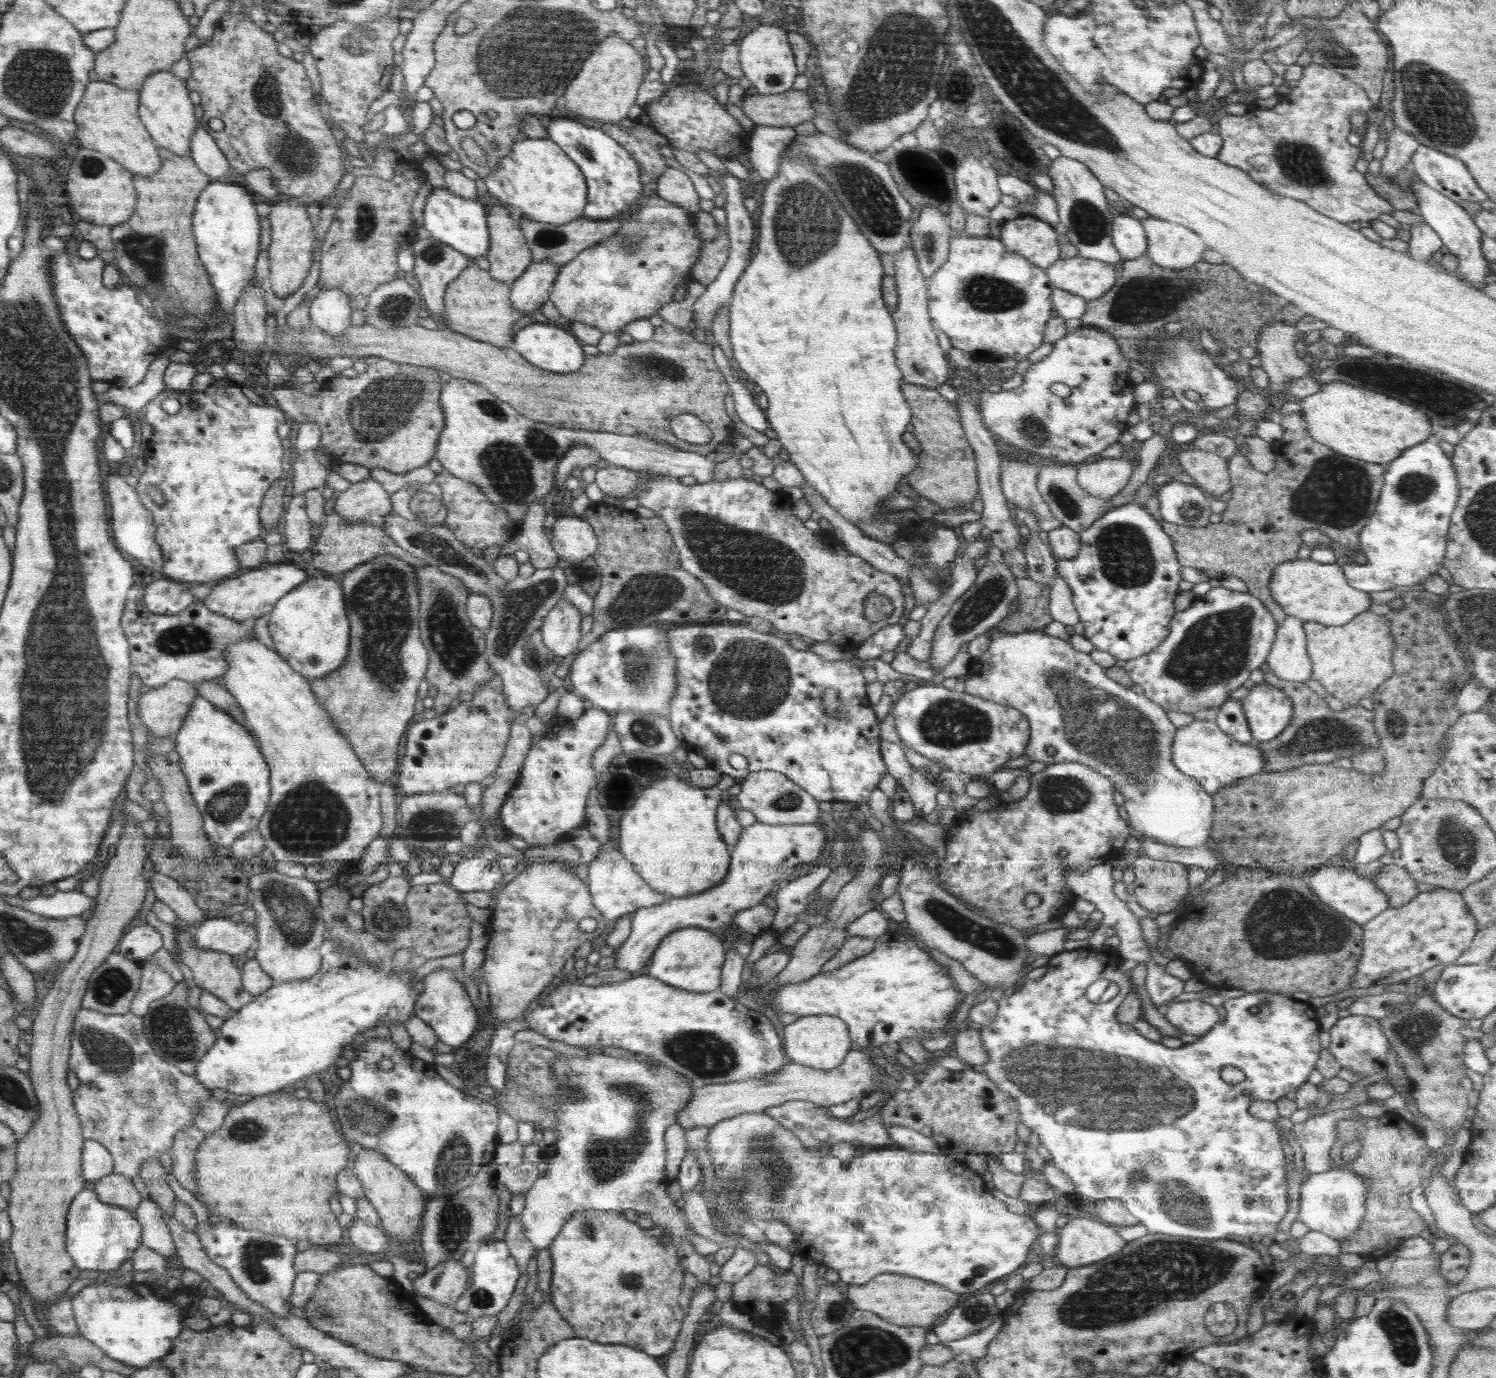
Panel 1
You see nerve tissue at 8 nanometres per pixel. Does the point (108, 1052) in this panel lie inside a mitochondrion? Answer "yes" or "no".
yes

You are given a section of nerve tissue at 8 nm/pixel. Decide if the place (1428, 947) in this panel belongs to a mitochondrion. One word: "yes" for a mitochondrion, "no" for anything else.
no

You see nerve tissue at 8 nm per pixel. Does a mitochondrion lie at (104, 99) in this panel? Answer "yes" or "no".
no

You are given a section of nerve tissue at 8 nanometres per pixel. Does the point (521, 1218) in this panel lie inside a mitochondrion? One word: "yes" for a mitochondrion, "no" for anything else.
no

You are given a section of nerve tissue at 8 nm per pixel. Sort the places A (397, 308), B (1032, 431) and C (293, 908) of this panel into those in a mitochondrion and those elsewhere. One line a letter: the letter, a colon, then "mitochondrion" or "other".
A: mitochondrion
B: mitochondrion
C: mitochondrion

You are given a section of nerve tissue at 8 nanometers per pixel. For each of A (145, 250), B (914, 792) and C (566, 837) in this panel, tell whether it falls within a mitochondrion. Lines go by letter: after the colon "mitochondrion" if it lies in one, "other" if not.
A: mitochondrion
B: other
C: other

